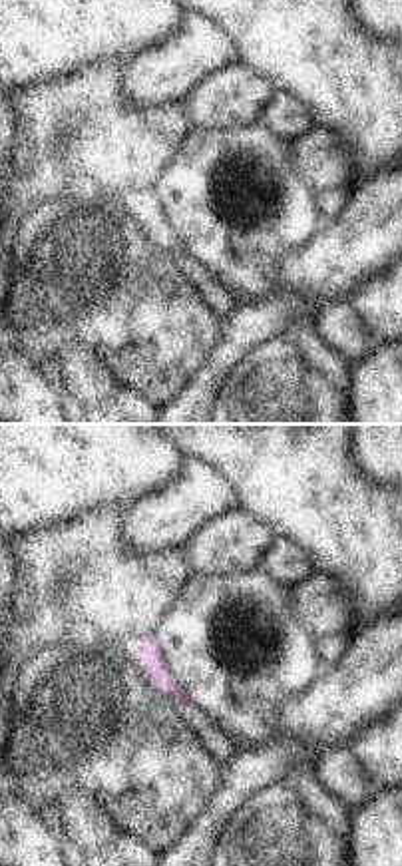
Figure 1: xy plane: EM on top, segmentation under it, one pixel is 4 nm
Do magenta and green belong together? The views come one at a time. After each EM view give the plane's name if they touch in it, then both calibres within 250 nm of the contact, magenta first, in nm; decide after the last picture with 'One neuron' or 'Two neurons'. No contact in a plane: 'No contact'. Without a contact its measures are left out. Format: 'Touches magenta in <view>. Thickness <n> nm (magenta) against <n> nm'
Touches magenta in xy. Thickness 110 nm (magenta) against 30 nm

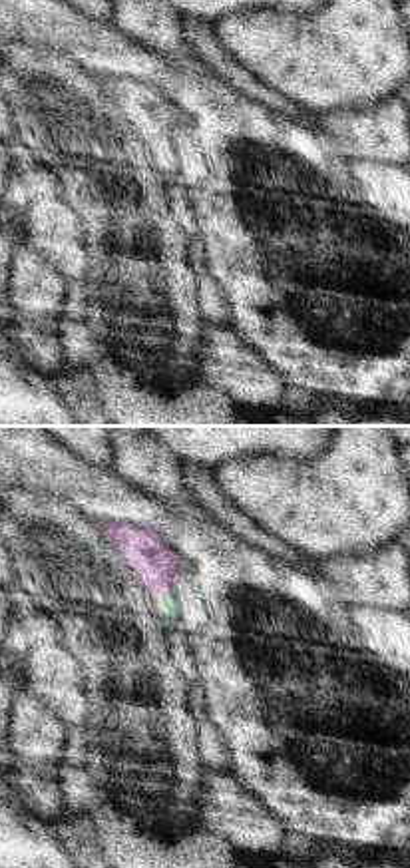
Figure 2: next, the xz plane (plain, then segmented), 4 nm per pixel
Touches magenta in xz. Thickness 180 nm (magenta) against 70 nm

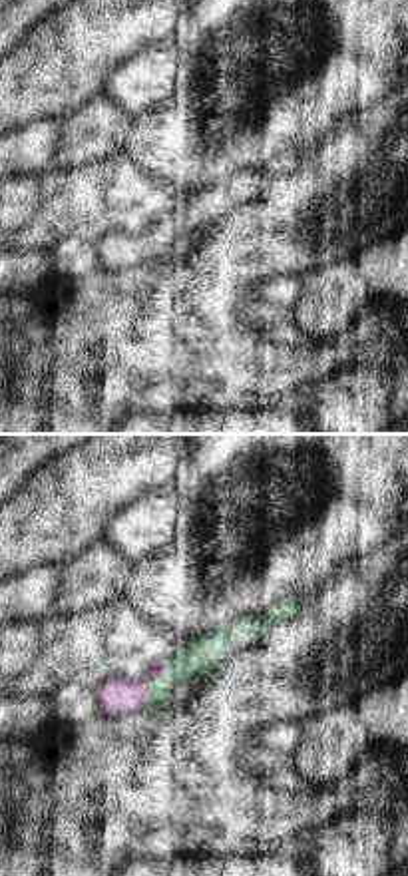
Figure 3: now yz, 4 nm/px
Touches magenta in yz. Thickness 150 nm (magenta) against 150 nm

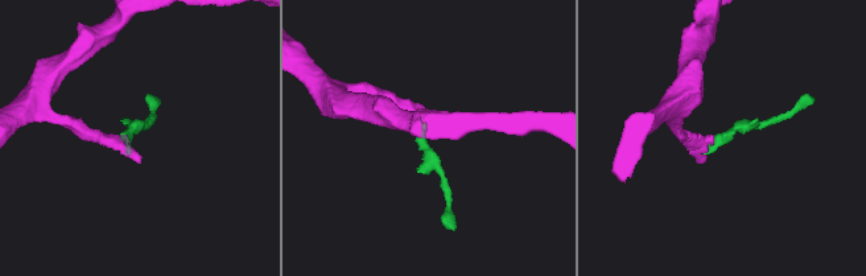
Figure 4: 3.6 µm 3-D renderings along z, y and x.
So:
One neuron

